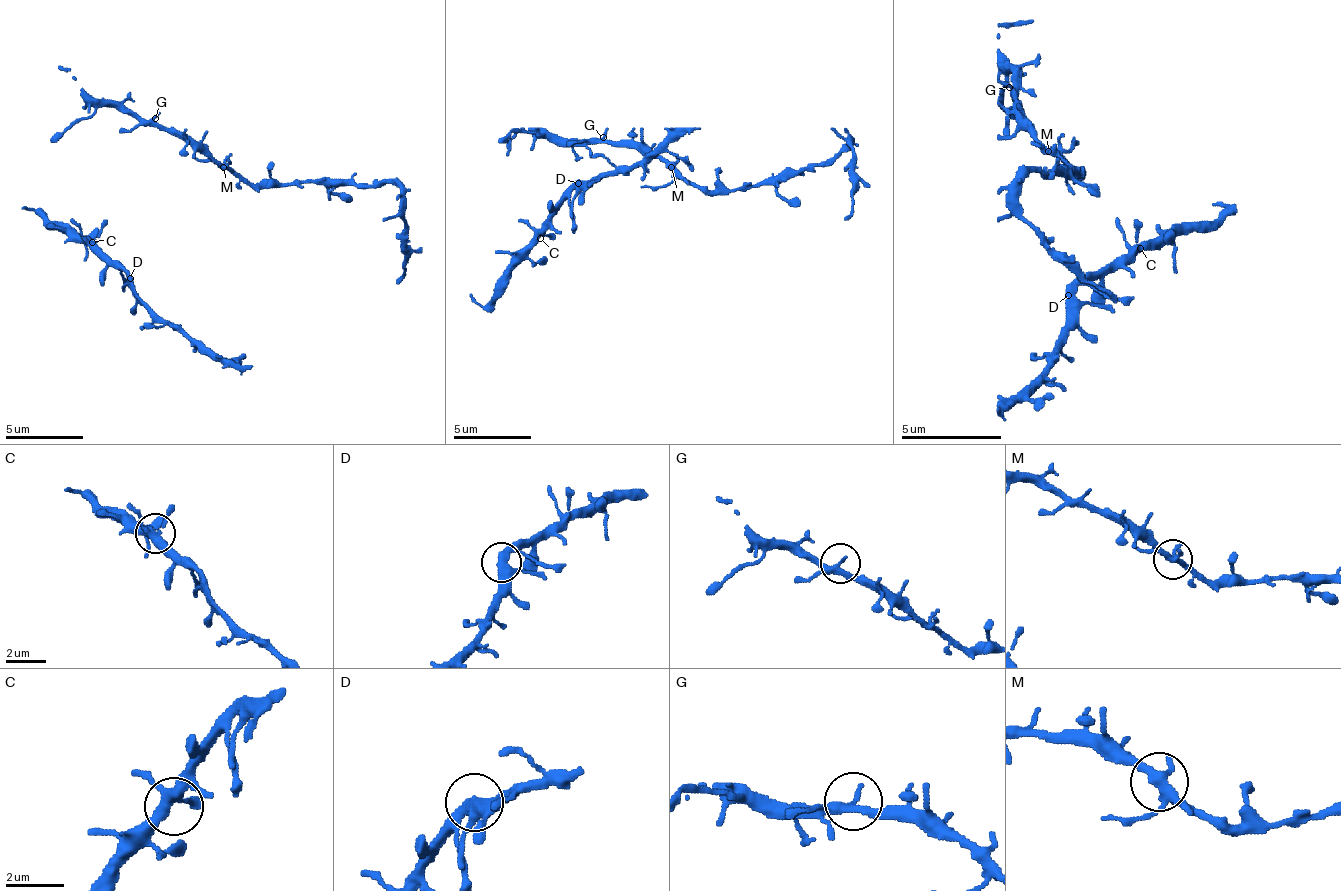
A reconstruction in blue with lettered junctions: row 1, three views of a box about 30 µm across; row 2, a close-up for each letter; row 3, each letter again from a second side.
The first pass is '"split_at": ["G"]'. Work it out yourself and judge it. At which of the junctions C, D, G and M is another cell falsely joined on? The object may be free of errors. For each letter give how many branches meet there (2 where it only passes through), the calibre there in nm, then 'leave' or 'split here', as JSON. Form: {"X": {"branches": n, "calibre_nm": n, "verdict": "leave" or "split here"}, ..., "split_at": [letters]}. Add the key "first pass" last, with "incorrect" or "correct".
{"C": {"branches": 4, "calibre_nm": 360, "verdict": "leave"}, "D": {"branches": 3, "calibre_nm": 320, "verdict": "leave"}, "G": {"branches": 3, "calibre_nm": 240, "verdict": "leave"}, "M": {"branches": 4, "calibre_nm": 280, "verdict": "leave"}, "split_at": [], "first pass": "incorrect"}

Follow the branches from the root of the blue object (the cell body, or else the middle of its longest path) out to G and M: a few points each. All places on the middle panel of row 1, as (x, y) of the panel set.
G: (564, 141), (599, 141), (603, 137)
M: (564, 141), (634, 141), (637, 145), (649, 145), (672, 168)

